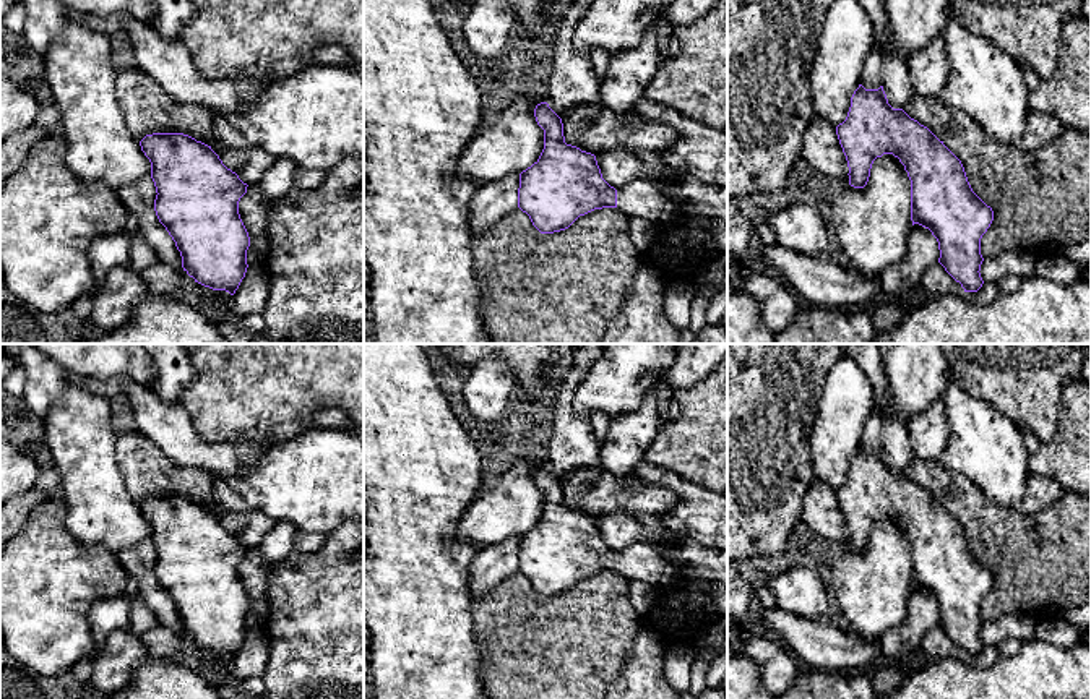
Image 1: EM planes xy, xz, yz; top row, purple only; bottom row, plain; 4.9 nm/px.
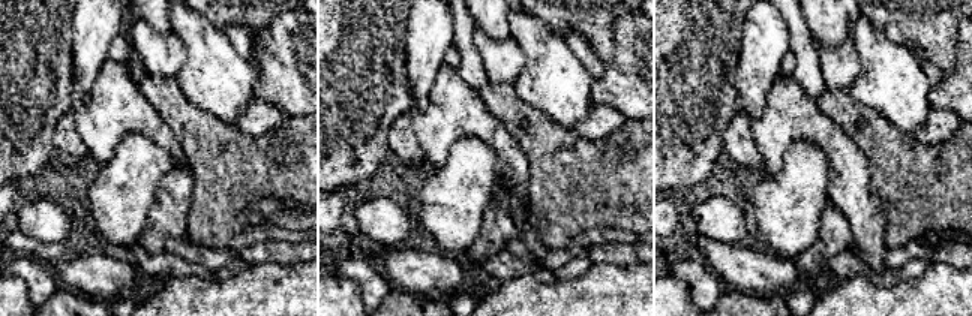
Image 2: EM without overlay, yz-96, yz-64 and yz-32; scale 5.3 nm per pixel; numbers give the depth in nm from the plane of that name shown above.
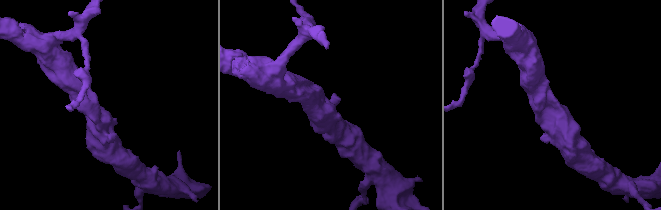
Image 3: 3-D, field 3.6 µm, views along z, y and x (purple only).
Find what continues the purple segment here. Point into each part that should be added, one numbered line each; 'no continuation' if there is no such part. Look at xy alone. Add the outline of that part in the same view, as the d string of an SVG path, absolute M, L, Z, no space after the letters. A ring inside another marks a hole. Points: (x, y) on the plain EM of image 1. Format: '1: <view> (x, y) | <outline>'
no continuation

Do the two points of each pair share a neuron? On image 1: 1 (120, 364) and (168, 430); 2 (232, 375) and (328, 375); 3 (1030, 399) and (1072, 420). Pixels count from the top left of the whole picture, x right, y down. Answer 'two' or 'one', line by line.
1: two
2: one
3: two

